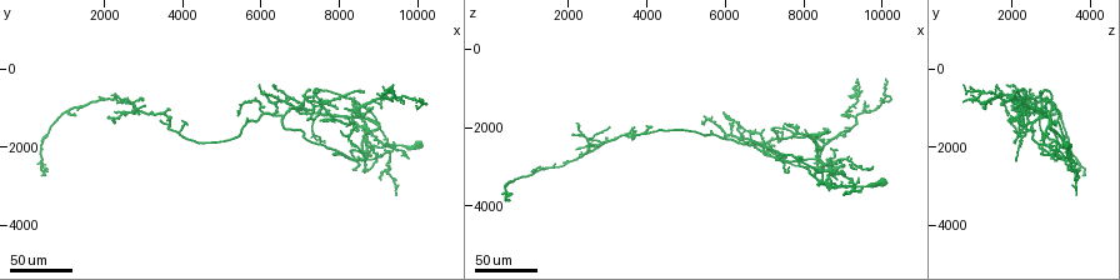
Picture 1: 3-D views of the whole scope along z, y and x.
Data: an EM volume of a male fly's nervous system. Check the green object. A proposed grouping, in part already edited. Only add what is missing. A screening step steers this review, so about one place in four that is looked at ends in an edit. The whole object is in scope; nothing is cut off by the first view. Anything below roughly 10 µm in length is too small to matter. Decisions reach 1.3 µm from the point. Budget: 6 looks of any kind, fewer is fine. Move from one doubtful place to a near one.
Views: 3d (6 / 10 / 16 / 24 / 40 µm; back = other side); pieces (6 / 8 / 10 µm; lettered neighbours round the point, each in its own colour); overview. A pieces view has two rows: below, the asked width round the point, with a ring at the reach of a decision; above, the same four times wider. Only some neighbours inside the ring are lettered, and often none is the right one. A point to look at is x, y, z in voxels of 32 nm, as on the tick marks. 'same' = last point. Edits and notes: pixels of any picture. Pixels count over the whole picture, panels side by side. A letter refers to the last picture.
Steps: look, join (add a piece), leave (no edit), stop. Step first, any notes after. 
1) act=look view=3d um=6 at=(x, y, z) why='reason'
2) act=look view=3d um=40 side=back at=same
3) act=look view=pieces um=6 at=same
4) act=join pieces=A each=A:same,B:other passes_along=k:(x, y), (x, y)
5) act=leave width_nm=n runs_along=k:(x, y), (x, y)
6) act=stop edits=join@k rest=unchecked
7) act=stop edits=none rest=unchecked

act=look view=3d um=40 at=(7400, 1800, 2750) why='thin end'

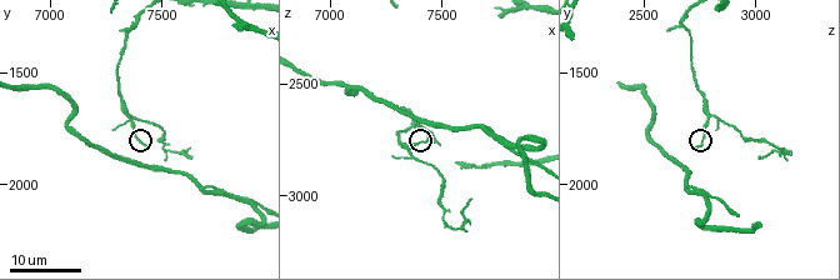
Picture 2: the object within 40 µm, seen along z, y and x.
act=look view=pieces um=8 at=(7430, 1820, 2730)

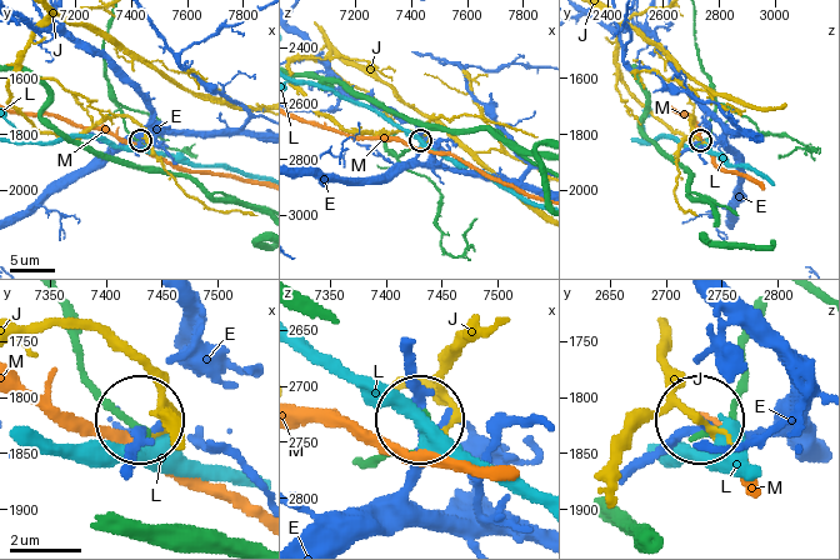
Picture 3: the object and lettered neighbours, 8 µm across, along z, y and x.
act=leave each=E:other,J:other,L:other,M:other runs_along=3:(113, 20), (104, 44), (109, 96), (126, 129), (140, 140) found='none of them fits'

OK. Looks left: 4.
act=look view=3d um=40 at=(7250, 550, 2500) why='free end'

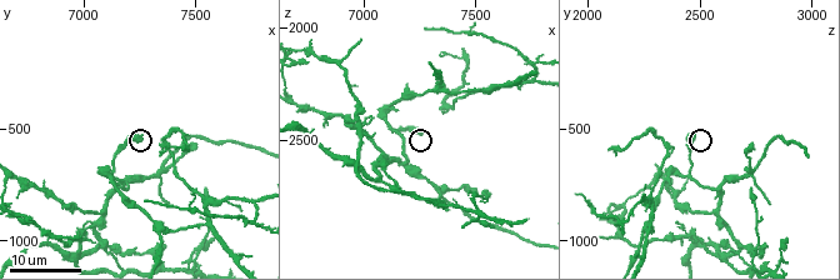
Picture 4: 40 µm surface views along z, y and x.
act=look view=pieces um=8 at=(7260, 530, 2480)

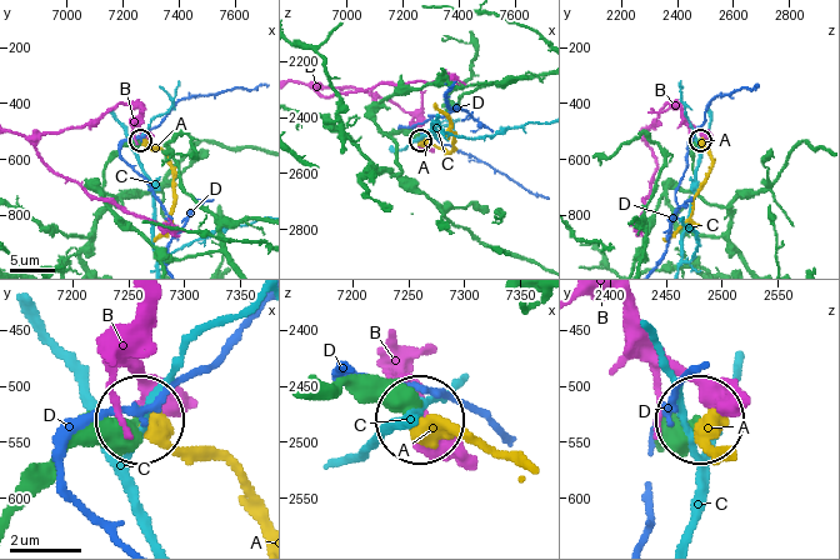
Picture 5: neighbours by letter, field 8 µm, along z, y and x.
act=leave width_nm=450 each=A:other,B:other,C:other,D:other runs_along=5:(28, 489), (73, 448), (108, 441), (133, 420) found='no lettered piece goes on from it'

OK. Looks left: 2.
act=look view=3d um=16 at=(7360, 830, 2820) why='tapers out'

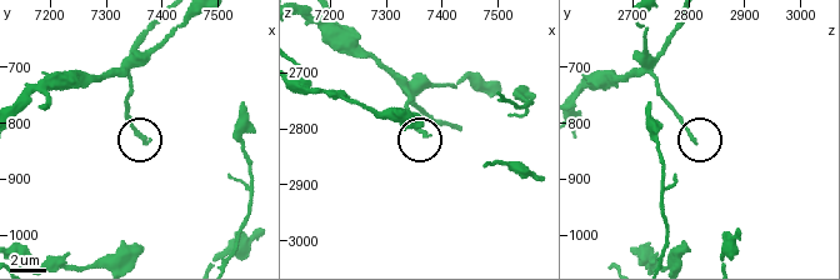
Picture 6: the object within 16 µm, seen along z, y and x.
act=look view=pieces um=8 at=(7370, 830, 2810) why='see the neighbours'

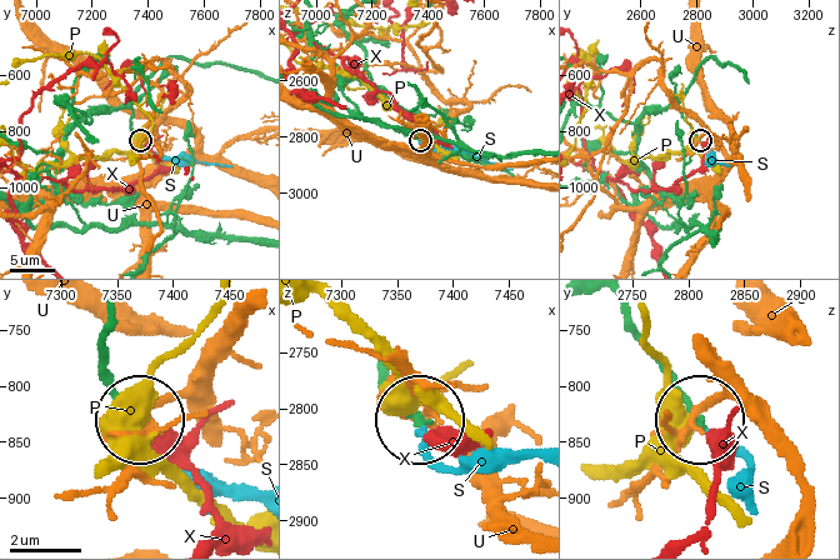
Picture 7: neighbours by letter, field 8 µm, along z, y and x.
act=join pieces=S each=P:other,S:same,U:other,X:other passes_along=7:(381, 375), (444, 461), (534, 459) found='it goes on there'

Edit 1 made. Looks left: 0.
act=stop edits=join@7 rest=unchecked

